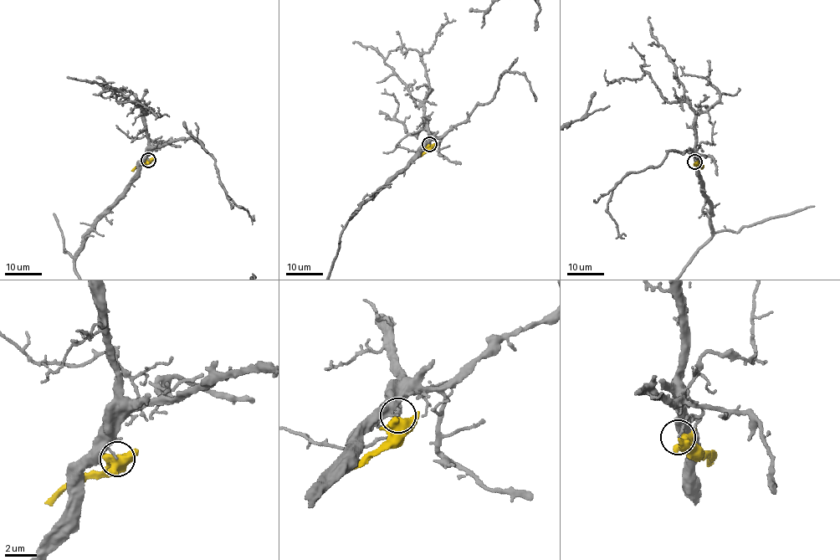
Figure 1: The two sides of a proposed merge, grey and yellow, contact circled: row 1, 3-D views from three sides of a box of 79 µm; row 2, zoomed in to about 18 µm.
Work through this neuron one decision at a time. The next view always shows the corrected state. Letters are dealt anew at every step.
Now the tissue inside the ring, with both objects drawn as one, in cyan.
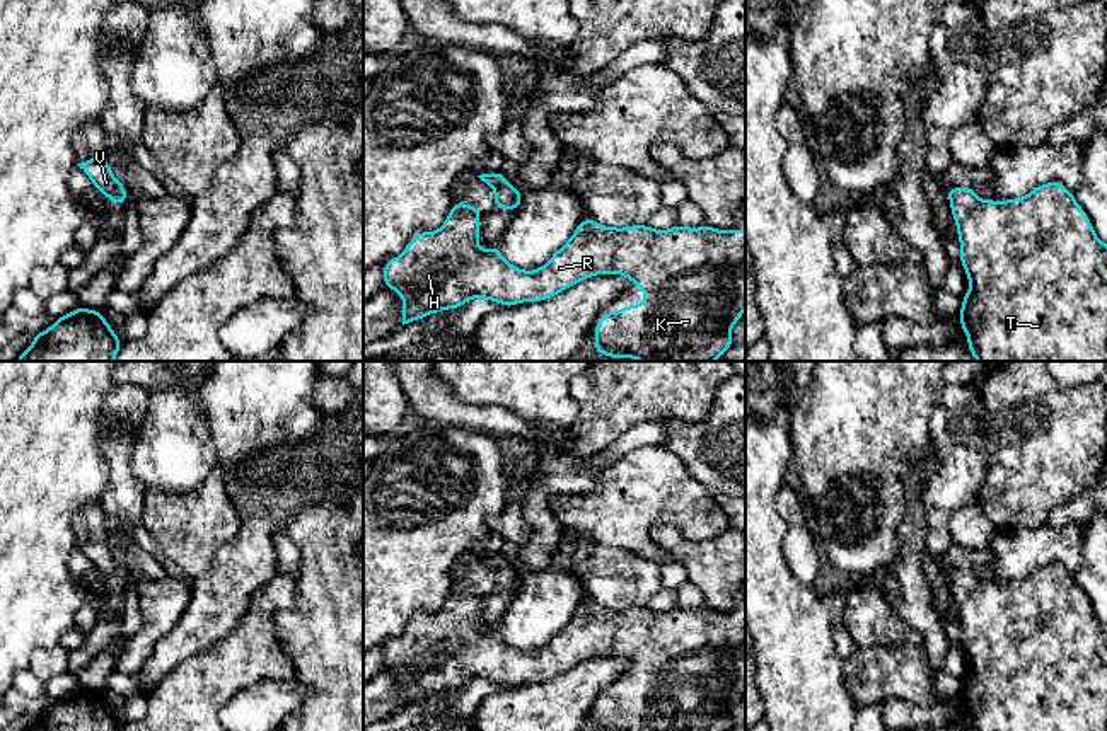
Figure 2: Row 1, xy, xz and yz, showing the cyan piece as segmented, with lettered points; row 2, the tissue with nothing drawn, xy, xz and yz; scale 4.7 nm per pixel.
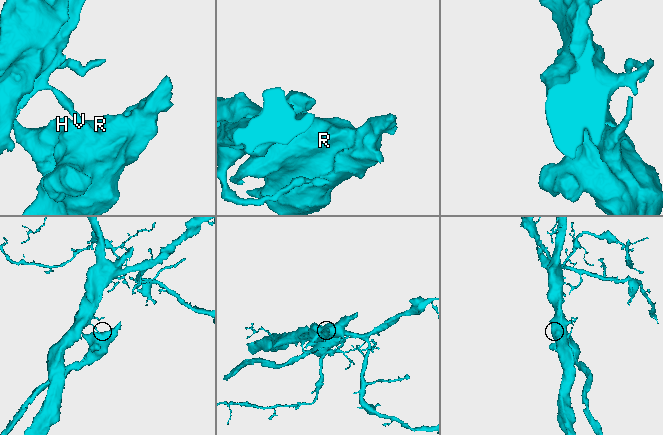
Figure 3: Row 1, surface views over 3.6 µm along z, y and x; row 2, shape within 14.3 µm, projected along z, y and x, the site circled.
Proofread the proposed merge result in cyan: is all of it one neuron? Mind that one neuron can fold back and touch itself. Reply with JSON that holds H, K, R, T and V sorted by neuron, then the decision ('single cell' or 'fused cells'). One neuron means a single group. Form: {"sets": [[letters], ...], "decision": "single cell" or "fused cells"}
{"sets": [["H", "K", "R", "T"], ["V"]], "decision": "fused cells"}

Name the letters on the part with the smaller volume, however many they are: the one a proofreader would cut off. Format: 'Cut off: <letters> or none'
Cut off: H, K, R, T

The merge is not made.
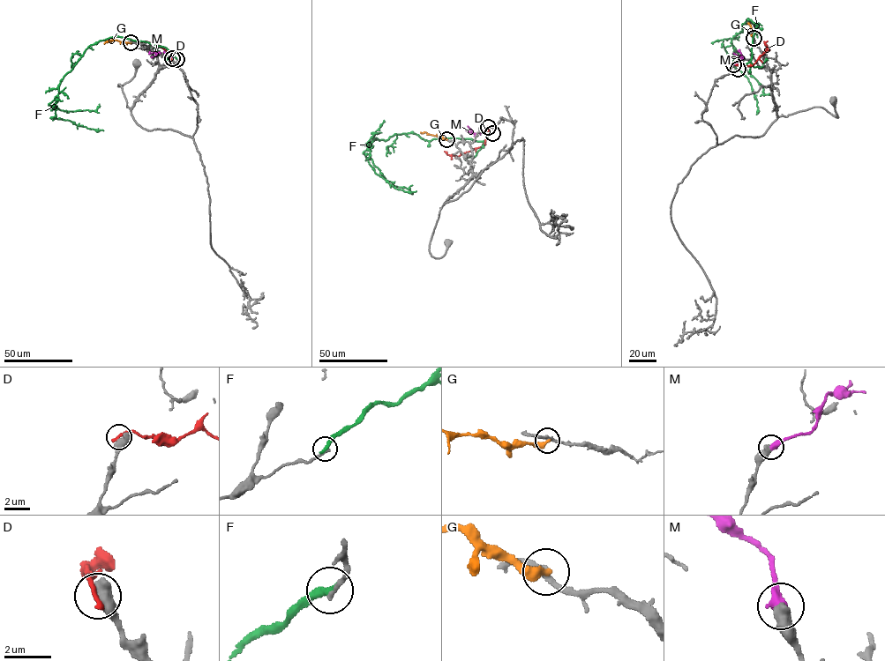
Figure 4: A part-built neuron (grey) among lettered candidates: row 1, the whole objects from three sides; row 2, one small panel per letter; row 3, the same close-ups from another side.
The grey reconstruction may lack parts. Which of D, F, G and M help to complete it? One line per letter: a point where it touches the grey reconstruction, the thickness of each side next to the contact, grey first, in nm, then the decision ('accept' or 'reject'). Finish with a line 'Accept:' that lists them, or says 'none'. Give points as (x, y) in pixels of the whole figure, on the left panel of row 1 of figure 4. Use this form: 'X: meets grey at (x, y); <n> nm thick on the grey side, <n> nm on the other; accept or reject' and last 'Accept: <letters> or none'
D: meets grey at (172, 59); 700 nm thick on the grey side, 240 nm on the other; reject
F: meets grey at (176, 59); 190 nm thick on the grey side, 320 nm on the other; reject
G: meets grey at (131, 42); 240 nm thick on the grey side, 420 nm on the other; reject
M: meets grey at (172, 58); 550 nm thick on the grey side, 440 nm on the other; accept
Accept: M

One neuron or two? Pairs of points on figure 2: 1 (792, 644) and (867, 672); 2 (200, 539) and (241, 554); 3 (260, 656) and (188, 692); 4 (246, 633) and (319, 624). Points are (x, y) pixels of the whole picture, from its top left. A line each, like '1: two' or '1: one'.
1: two
2: two
3: one
4: two

